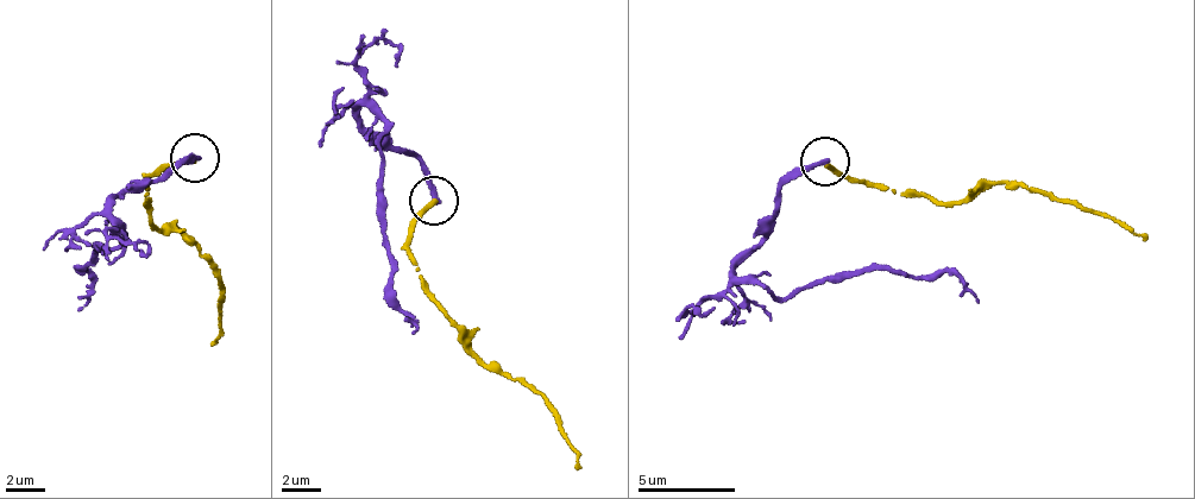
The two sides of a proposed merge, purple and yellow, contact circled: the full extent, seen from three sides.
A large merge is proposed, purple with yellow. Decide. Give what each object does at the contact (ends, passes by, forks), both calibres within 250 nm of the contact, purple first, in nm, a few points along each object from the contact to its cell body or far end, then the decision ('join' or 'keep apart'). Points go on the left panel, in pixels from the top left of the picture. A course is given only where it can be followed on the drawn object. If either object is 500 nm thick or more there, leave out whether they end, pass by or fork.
purple ends there; yellow ends there; 280 nm thick on the purple side, 220 nm on the other; purple runs (194, 156), (126, 191), (111, 214), (124, 235), (104, 254), (96, 248), (79, 270), (90, 286), (79, 313); yellow runs (194, 160), (158, 169), (142, 203), (162, 228), (195, 235), (219, 284), (220, 321), (211, 343); keep apart

